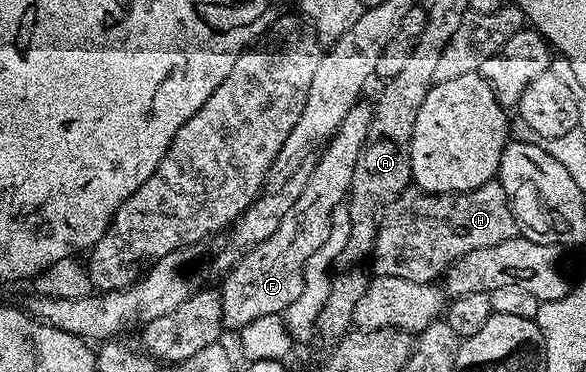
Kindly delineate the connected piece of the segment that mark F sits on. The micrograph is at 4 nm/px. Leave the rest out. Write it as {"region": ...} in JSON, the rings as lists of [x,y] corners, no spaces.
{"region":[[[359,101],[352,109],[348,109],[348,117],[340,121],[338,128],[334,130],[332,138],[325,144],[322,157],[318,164],[310,171],[308,185],[304,185],[304,193],[296,197],[296,205],[288,209],[284,221],[280,221],[276,233],[268,237],[268,241],[260,241],[248,257],[244,257],[233,269],[221,280],[220,290],[222,293],[222,326],[223,328],[236,329],[247,328],[250,323],[268,314],[281,316],[288,309],[288,305],[296,301],[300,291],[304,289],[306,262],[329,237],[330,227],[333,225],[333,213],[347,202],[350,194],[350,182],[352,181],[352,169],[356,169],[356,157],[360,157],[360,149],[364,145],[364,137],[368,137],[368,125],[372,121],[372,107],[369,102]]]}

